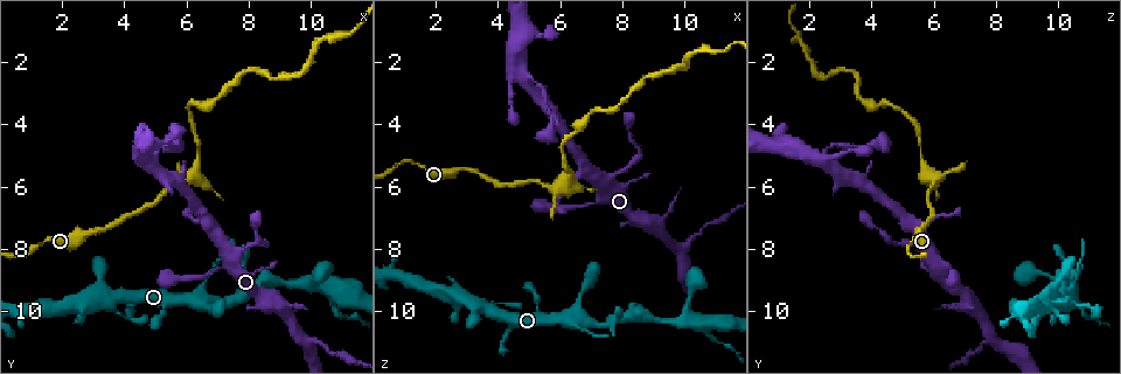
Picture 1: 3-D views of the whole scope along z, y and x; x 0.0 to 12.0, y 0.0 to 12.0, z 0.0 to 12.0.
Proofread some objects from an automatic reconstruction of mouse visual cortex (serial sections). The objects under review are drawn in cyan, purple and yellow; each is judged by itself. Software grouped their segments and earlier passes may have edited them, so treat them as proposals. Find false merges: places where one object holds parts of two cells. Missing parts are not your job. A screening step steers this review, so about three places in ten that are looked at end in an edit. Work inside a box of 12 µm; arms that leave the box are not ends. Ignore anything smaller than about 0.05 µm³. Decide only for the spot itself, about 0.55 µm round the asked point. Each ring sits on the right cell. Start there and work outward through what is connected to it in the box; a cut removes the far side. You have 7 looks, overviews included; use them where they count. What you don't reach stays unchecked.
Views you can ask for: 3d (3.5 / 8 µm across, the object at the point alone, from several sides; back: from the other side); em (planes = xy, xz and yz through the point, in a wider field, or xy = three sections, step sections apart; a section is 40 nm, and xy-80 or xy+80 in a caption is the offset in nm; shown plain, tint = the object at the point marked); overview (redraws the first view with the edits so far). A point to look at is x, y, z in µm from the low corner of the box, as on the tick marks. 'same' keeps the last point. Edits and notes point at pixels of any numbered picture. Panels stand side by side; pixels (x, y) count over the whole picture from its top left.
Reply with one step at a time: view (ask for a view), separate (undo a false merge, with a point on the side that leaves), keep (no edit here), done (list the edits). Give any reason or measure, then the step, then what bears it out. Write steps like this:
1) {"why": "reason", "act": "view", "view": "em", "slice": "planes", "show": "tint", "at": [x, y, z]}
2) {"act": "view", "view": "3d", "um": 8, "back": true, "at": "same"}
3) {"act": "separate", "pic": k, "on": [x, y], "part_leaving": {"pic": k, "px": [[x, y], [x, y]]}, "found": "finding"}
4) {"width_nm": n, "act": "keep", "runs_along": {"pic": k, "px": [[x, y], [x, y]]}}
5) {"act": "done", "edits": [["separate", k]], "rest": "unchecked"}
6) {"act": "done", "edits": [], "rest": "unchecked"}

{"why": "three-way junction", "act": "view", "view": "3d", "um": 3.5, "at": [7.8, 9.4, 10.2]}

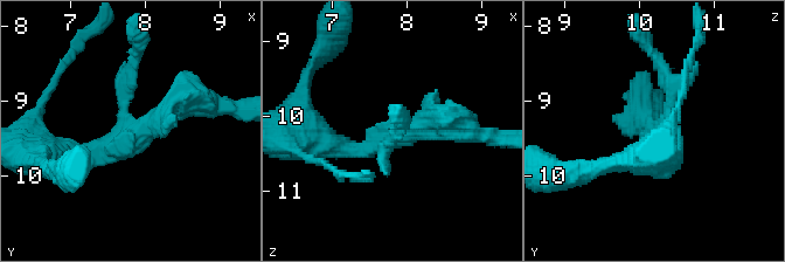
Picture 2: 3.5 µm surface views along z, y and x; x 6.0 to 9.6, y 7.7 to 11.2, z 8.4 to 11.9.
{"why": "now the EM", "act": "view", "view": "em", "slice": "xy", "step": 1, "show": "tint", "at": "same"}

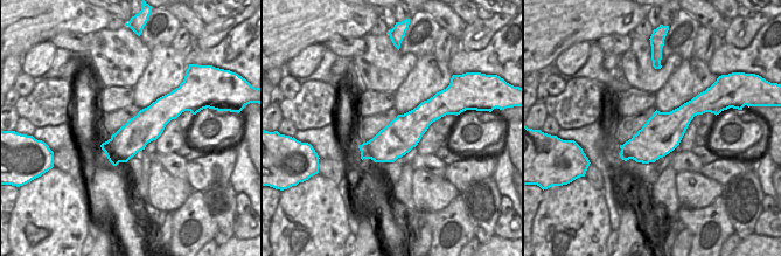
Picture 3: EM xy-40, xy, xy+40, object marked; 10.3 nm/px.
{"width_nm": 360, "act": "keep", "runs_along": {"pic": 3, "px": [[439, 109], [363, 156]]}, "found": "one cell here"}

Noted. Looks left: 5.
{"act": "view", "view": "em", "slice": "planes", "show": "tint", "at": [8.6, 7.9, 5.1]}

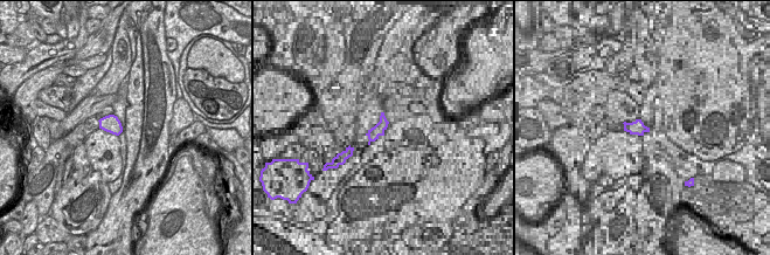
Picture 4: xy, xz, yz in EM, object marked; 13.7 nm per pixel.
{"act": "view", "view": "3d", "um": 3.5, "at": "same"}

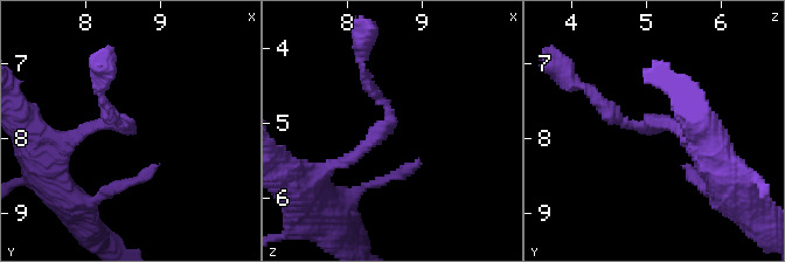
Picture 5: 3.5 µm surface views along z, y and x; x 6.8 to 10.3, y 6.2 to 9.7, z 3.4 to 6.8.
{"act": "separate", "pic": 5, "on": [594, 96], "part_leaving": {"pic": 5, "px": [[620, 119], [555, 66]]}, "found": "two cells meet here"}

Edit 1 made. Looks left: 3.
{"act": "view", "view": "overview"}

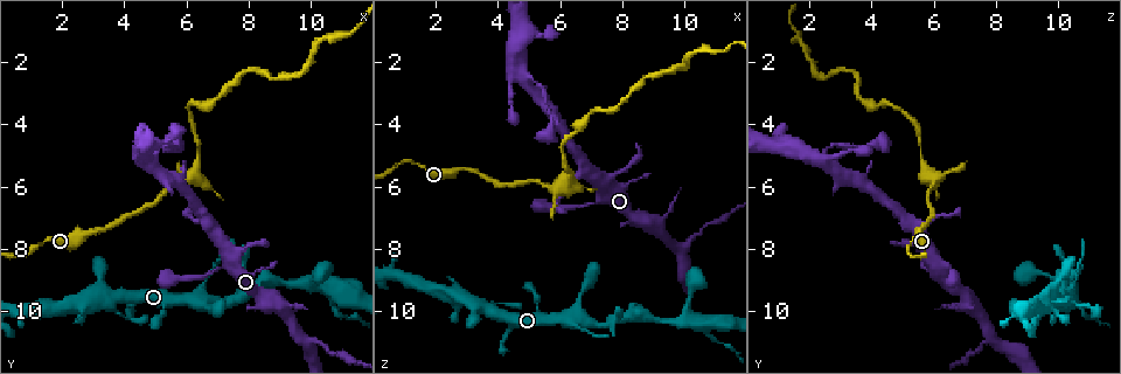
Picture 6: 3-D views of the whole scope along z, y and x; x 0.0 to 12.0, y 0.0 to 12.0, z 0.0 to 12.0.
{"why": "branch point", "act": "view", "view": "3d", "um": 3.5, "at": [6.2, 5.7, 5.9]}

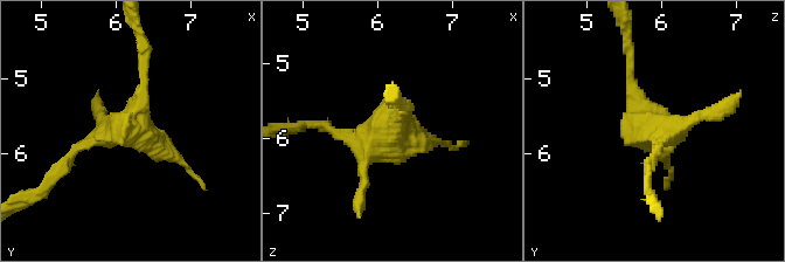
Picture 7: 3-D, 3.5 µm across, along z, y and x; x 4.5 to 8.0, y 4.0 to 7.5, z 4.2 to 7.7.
{"why": "need the tissue", "act": "view", "view": "em", "slice": "xy", "step": 3, "show": "tint", "at": [6.20, 5.65, 5.85]}

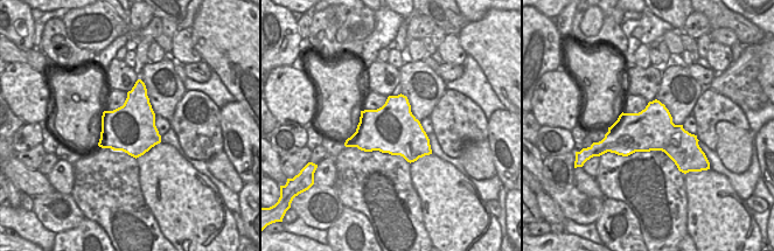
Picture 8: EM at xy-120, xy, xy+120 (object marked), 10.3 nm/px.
{"act": "keep", "runs_along": {"pic": 7, "px": [[63, 161], [136, 119], [143, 54]]}, "found": "all the same cell"}

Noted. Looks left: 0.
{"act": "done", "edits": [["separate", 5]], "rest": "unchecked"}

